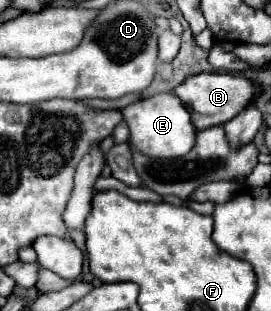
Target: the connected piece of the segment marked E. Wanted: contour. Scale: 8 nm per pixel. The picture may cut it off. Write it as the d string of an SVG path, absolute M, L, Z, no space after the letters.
M158 93L148 99L130 103L128 107L122 109L122 115L130 127L132 145L144 155L150 155L156 159L176 159L190 153L192 145L196 143L198 131L192 125L188 109L174 93Z

